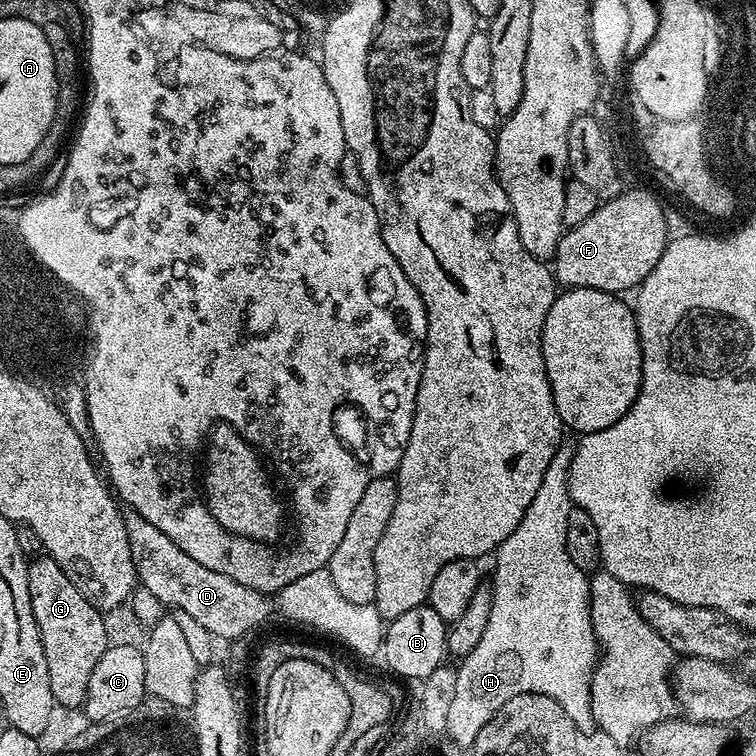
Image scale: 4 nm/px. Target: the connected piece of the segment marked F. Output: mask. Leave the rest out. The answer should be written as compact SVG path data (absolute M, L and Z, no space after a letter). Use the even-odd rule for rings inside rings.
M630 190L605 203L607 208L601 211L596 207L584 227L568 228L558 242L554 257L557 285L565 289L593 288L628 294L658 266L658 258L662 258L660 249L665 246L663 217L666 208L661 197L646 190Z

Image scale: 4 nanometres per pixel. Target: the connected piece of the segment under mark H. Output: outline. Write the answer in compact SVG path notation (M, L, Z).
M561 443L518 530L494 553L496 569L490 577L494 606L490 606L486 631L456 668L450 711L457 740L472 740L476 729L495 719L498 710L518 694L546 694L570 714L576 728L593 727L592 676L601 651L592 625L589 577L570 562L566 550L566 518L574 507L568 479L575 453L571 443Z

